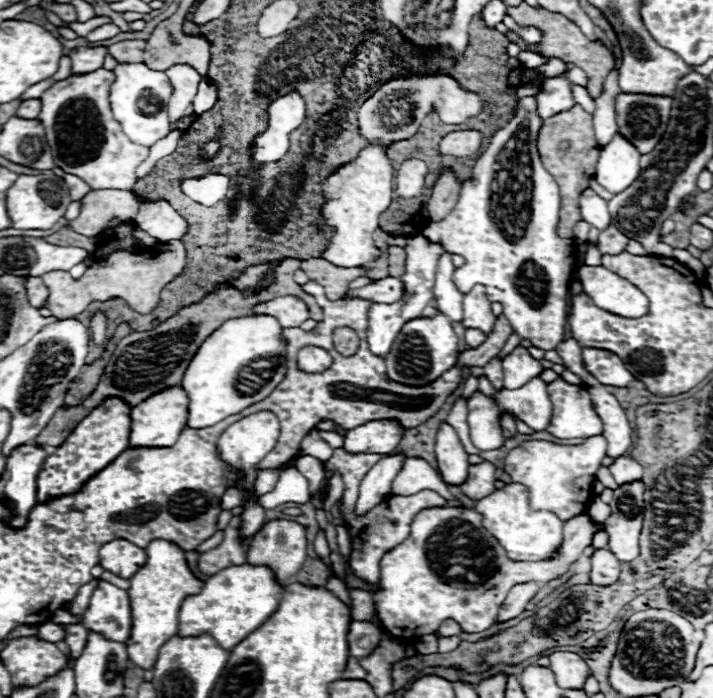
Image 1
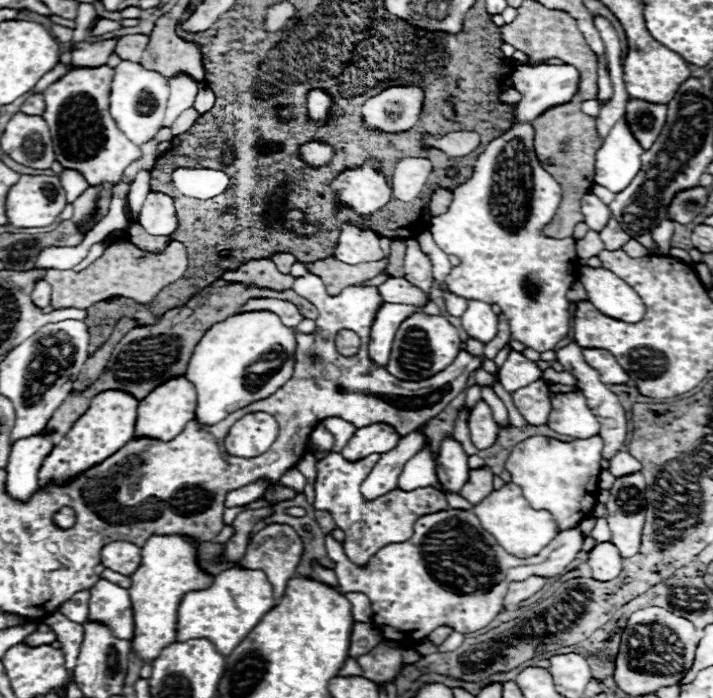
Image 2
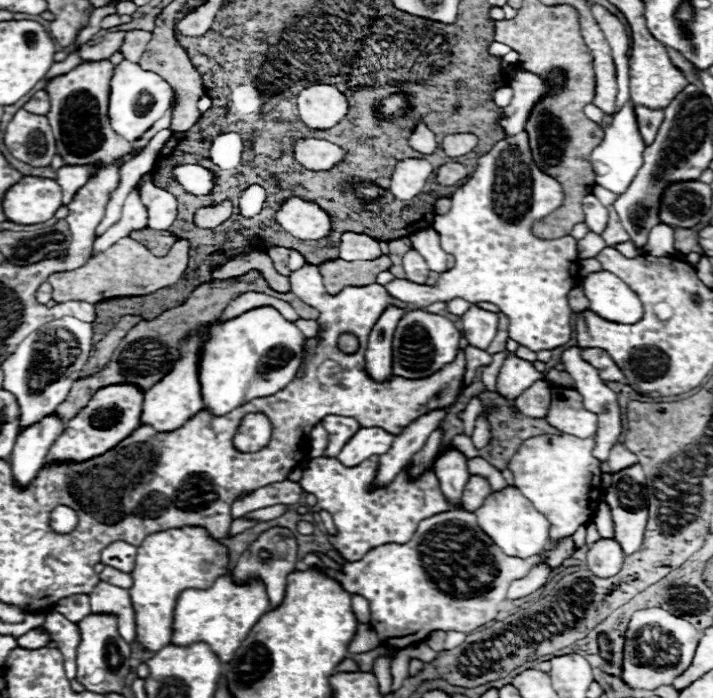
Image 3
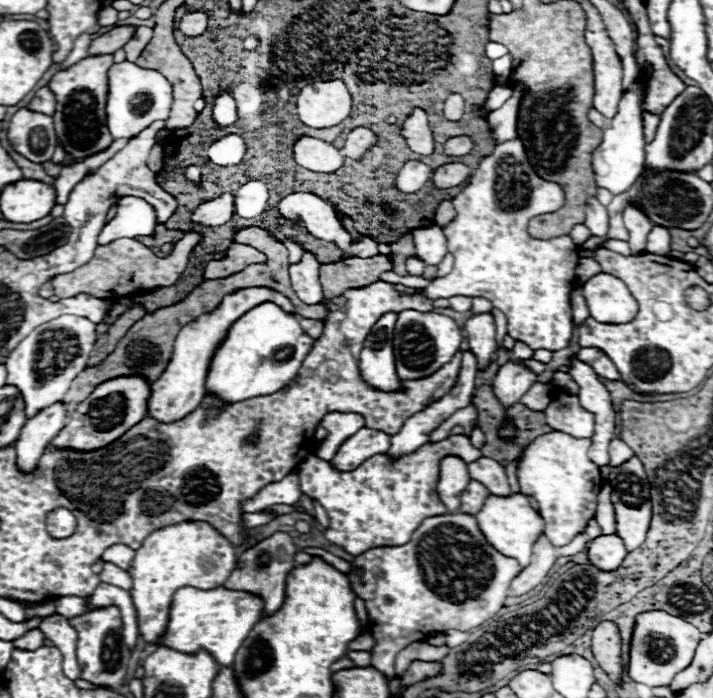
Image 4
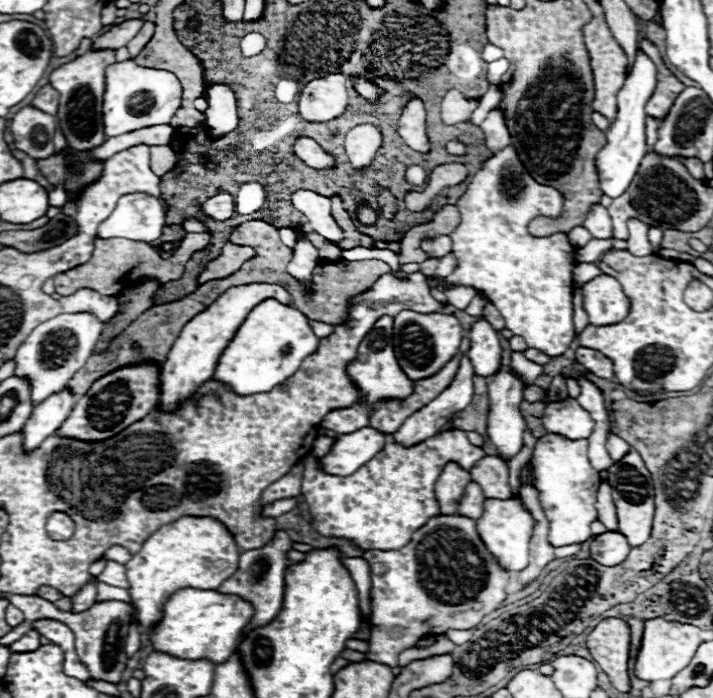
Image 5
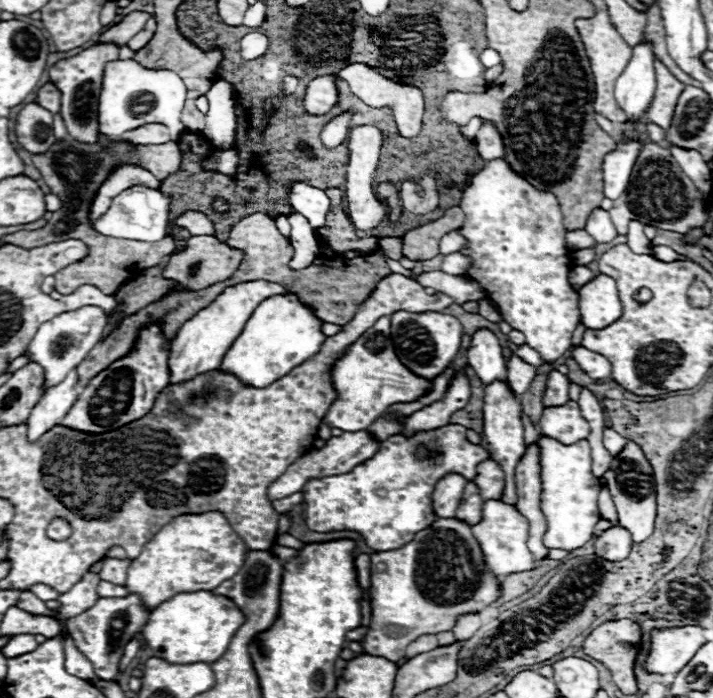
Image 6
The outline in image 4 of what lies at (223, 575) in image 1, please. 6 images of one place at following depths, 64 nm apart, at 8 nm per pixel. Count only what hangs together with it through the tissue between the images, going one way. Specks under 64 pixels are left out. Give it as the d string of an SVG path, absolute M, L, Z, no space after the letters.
M190 586L180 588L170 606L168 632L164 634L162 646L170 646L180 652L196 652L198 648L204 648L220 666L228 666L252 626L262 618L262 610L264 600L260 596L252 596L250 592L228 590L224 586L216 586L214 590L196 590Z

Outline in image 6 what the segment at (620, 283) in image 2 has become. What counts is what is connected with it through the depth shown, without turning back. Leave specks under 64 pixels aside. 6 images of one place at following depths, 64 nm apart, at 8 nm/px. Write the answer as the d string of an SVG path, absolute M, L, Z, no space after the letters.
M598 274L594 280L578 290L580 294L580 316L586 328L606 328L622 316L622 302L618 296L616 280Z

